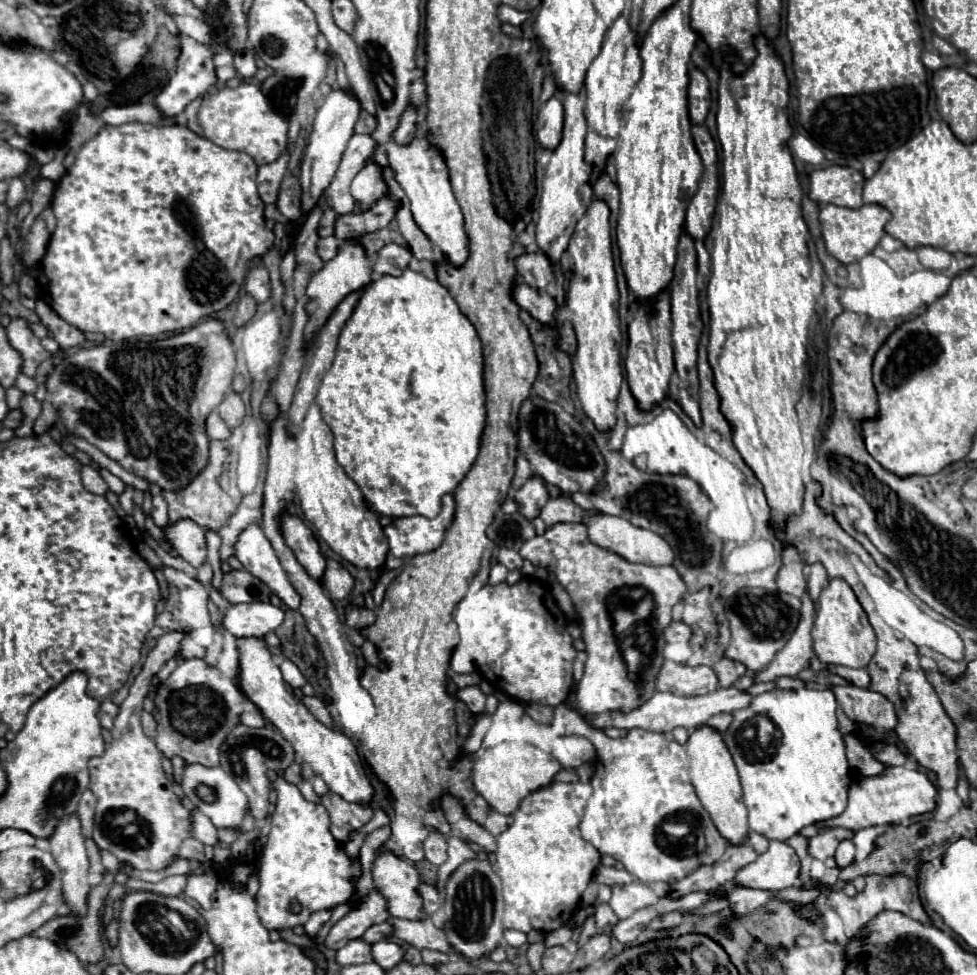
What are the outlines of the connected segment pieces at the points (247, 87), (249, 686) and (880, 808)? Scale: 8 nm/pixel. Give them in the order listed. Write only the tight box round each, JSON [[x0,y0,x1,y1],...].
[[198,83,288,165],[238,639,374,805],[816,767,936,831]]

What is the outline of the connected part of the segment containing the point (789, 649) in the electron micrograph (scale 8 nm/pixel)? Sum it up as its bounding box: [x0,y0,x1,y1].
[754,591,814,681]

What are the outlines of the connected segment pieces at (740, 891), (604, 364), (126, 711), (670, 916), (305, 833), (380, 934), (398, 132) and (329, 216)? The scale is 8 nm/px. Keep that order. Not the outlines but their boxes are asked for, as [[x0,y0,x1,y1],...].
[[728,887,772,917],[566,201,622,433],[88,633,192,871],[648,911,682,929],[254,777,362,931],[362,923,392,943],[392,105,418,145],[320,209,338,237]]

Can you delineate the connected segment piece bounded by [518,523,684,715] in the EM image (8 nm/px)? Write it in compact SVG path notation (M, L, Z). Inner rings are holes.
M558 523L544 535L536 535L534 539L526 541L518 553L522 555L522 559L528 559L534 567L544 567L550 573L554 573L556 581L566 589L576 613L580 615L580 629L588 655L584 663L584 675L576 691L580 713L592 715L608 709L630 711L638 707L638 703L644 703L654 693L654 675L658 665L656 657L660 655L658 651L652 651L642 669L636 673L636 679L632 679L614 635L612 617L606 611L604 603L606 597L612 593L612 589L644 587L654 601L654 611L652 611L654 633L656 633L654 641L662 641L660 633L670 623L670 609L684 595L684 583L680 575L674 571L674 567L646 567L638 563L626 563L626 559L622 557L618 557L618 563L614 563L614 553L602 551L600 547L594 547L586 539L586 527L582 527L582 523Z

